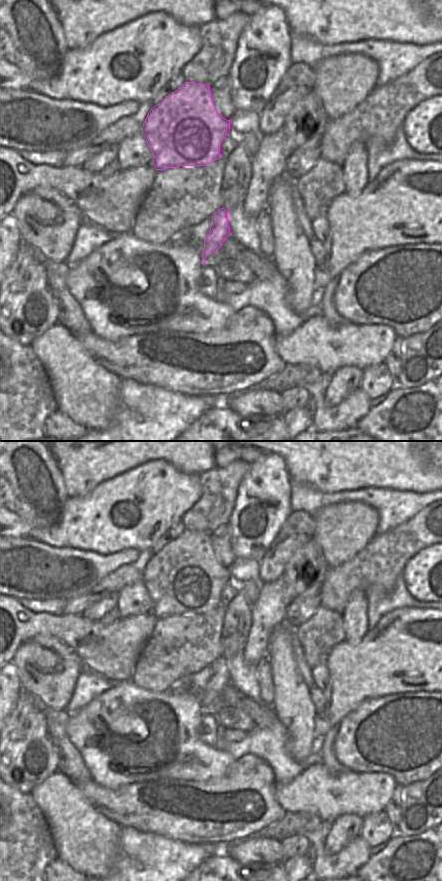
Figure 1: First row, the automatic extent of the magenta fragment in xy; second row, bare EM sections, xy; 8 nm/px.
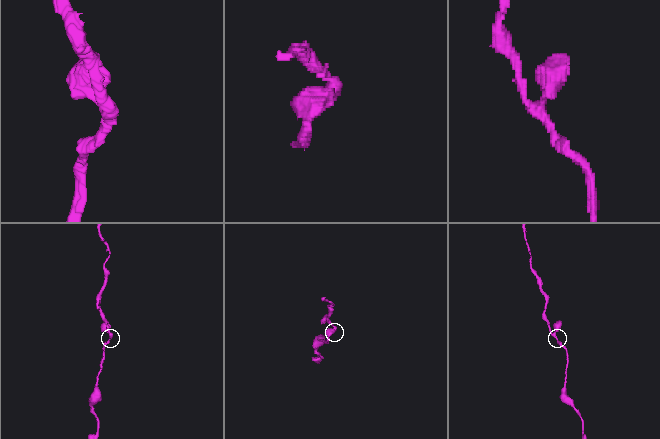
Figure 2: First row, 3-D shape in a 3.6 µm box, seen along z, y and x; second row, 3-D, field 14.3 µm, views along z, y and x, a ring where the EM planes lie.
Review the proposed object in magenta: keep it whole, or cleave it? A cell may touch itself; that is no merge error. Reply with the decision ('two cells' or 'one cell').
one cell

